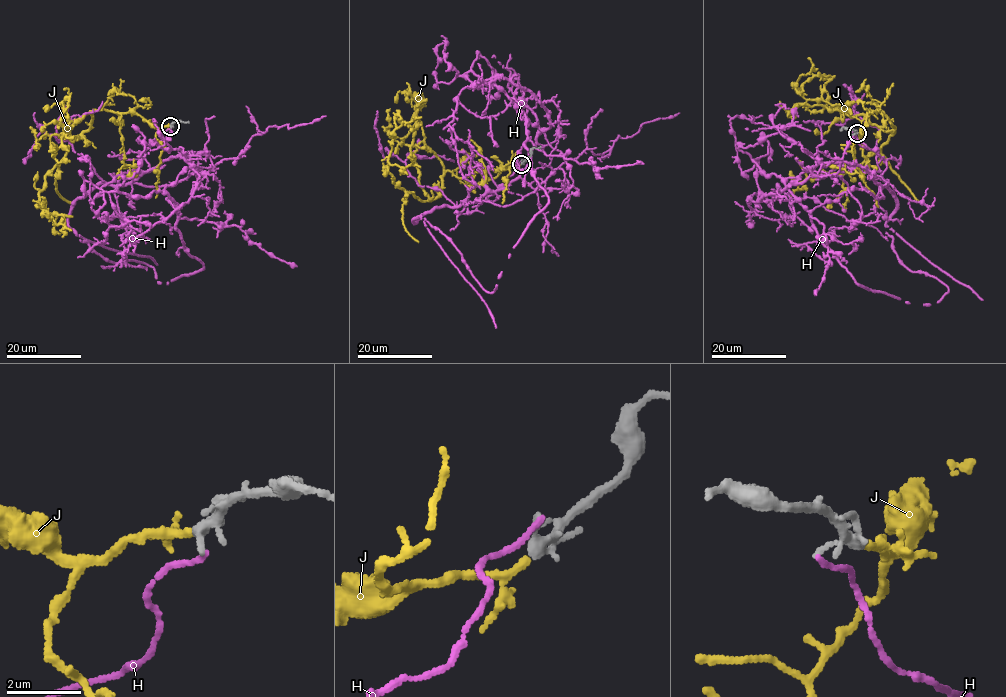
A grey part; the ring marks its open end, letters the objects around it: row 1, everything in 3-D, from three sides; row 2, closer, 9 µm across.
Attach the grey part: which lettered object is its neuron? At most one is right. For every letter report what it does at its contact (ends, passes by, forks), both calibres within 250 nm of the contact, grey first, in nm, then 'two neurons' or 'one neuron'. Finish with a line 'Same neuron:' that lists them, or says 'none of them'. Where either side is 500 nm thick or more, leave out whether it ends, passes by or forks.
H: it ends | 160/130 nm | two neurons
J: it passes by | 400/160 nm | one neuron
Same neuron: J

